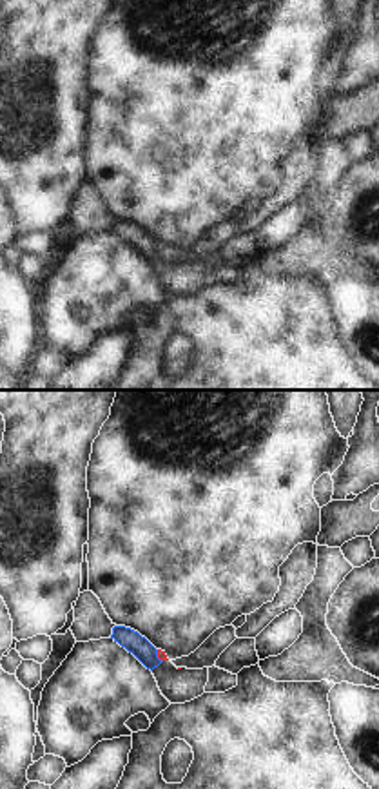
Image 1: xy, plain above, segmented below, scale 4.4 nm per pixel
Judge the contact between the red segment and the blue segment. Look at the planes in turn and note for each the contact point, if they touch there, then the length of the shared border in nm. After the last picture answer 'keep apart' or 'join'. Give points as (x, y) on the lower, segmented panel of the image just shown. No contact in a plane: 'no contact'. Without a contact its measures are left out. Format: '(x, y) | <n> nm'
(158, 655) | 60 nm

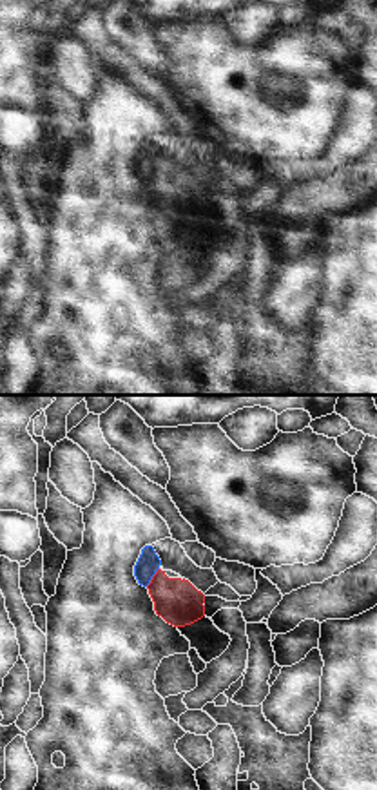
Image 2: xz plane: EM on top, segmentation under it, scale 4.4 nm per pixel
(153, 577) | 110 nm

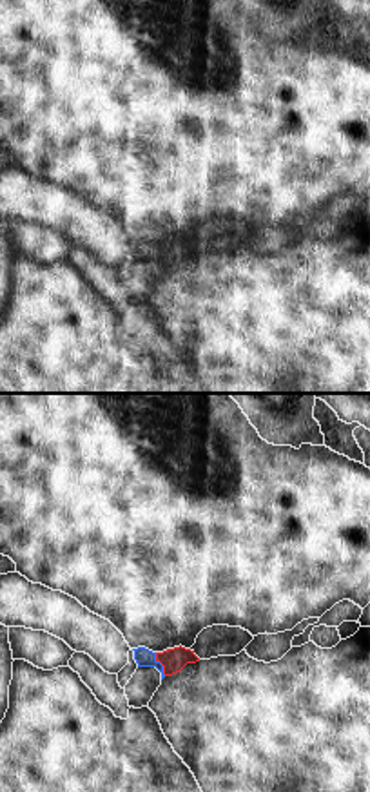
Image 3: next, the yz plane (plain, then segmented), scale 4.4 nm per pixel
(160, 662) | 120 nm

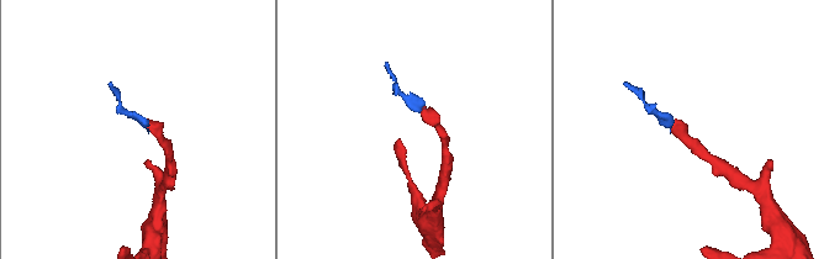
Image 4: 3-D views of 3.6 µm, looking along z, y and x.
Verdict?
keep apart

